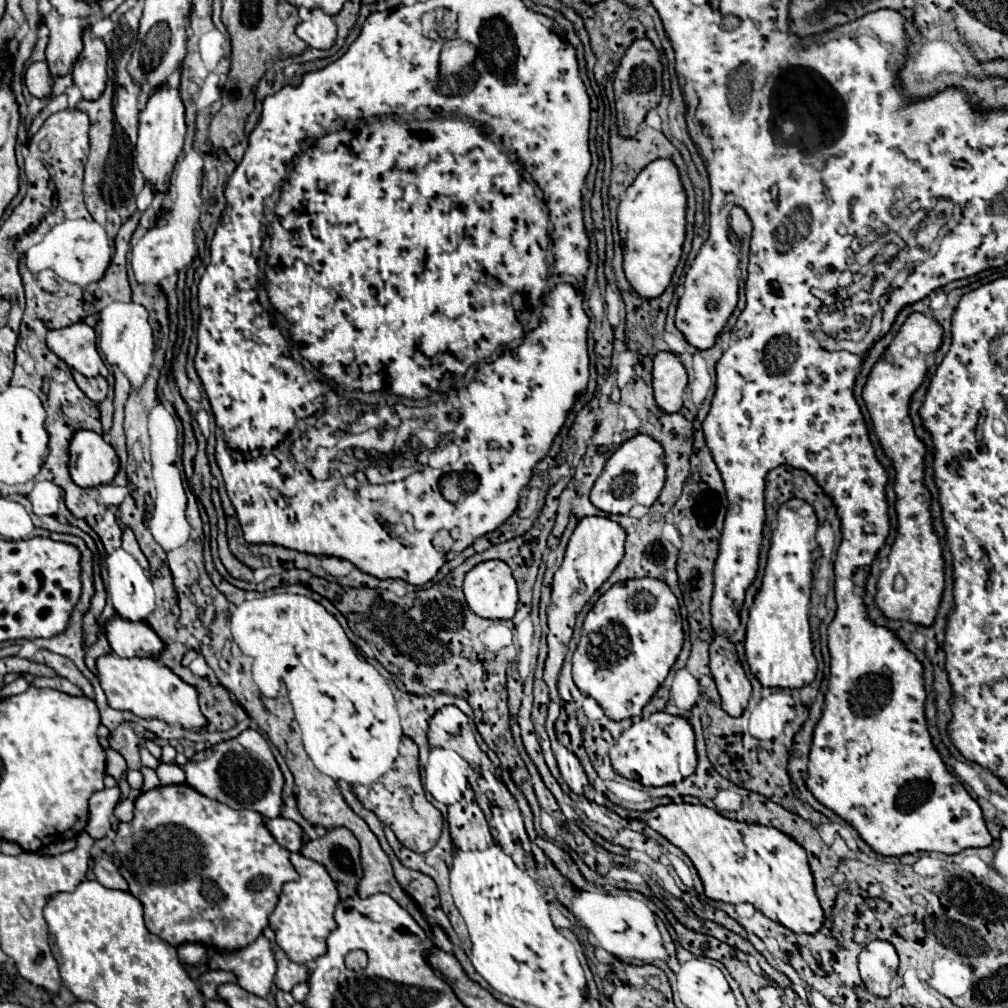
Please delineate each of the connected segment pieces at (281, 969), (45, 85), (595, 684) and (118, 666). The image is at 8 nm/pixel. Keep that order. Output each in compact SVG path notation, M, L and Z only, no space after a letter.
M281 948L275 950L275 960L277 960L277 974L275 974L275 986L283 992L291 992L293 986L307 982L307 966L291 962Z
M45 62L29 64L25 70L25 84L35 98L41 98L41 100L47 98L51 94L51 76L49 76L47 64Z
M639 578L611 586L589 610L573 654L573 680L611 720L639 716L665 682L683 648L679 602L663 580Z
M109 652L97 658L97 676L111 708L131 710L141 718L159 718L167 724L181 724L189 730L199 730L207 724L199 710L195 688L185 684L157 658L121 658Z

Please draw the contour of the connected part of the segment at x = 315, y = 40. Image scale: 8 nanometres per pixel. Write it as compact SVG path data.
M315 8L315 10L311 10L311 20L301 22L297 26L297 36L301 40L305 40L305 44L311 48L327 50L335 44L337 28L329 14L325 14L321 8Z

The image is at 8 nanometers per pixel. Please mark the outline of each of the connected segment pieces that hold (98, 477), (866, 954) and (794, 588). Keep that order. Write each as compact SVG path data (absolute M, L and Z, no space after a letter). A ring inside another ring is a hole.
M79 430L71 438L69 474L81 488L107 484L119 470L119 458L113 446L97 432Z
M869 942L859 954L859 972L865 988L875 996L889 996L889 984L897 974L897 964L897 952L889 942Z
M791 498L777 512L777 528L771 536L763 584L749 612L745 640L751 672L769 688L803 688L813 682L817 672L809 624L809 596L813 582L811 554L817 548L817 528L819 520L815 520L815 510L805 500Z

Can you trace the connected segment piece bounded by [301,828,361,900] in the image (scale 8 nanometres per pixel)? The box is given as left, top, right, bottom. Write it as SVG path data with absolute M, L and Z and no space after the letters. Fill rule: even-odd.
M333 828L325 836L303 844L301 854L323 864L329 876L335 880L341 900L355 894L361 880L359 842L347 828Z

